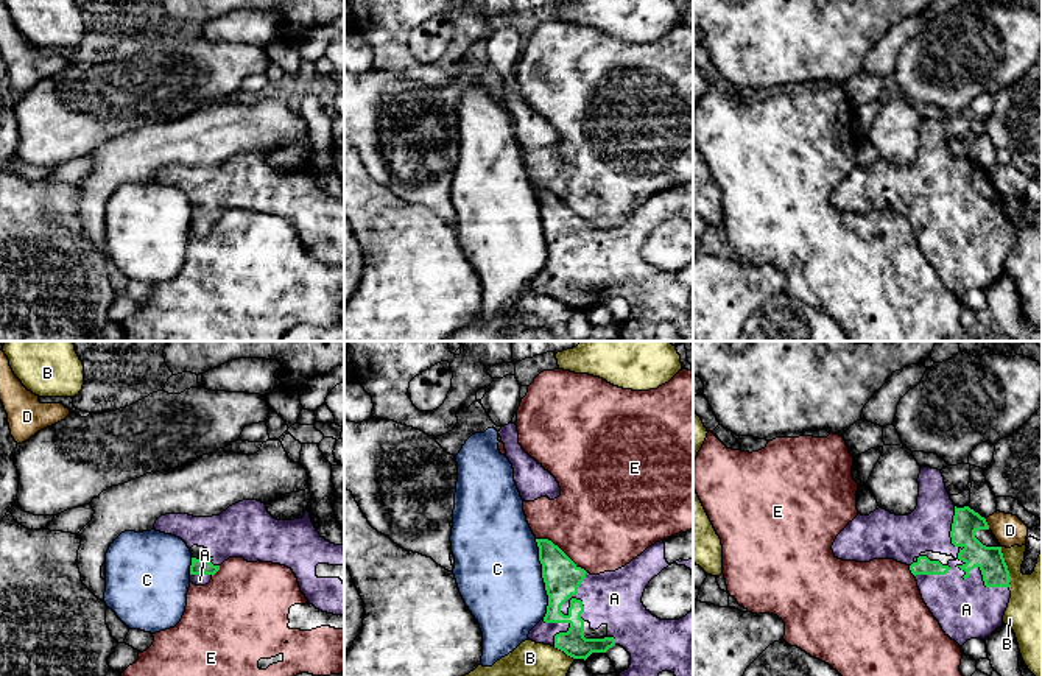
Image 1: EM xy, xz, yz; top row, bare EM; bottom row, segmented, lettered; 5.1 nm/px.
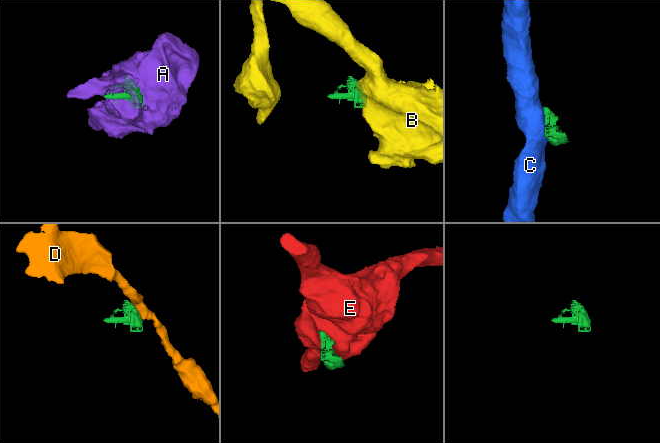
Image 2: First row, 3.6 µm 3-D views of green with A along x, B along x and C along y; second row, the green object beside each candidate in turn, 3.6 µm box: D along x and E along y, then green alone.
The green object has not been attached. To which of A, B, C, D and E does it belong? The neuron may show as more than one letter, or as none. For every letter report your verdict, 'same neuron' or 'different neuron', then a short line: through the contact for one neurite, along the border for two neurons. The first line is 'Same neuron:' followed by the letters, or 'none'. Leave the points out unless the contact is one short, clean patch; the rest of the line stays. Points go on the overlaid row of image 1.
Same neuron: A
A: same neuron
B: different neuron; line yz (1000, 545), (1011, 589)
C: different neuron; line xz (535, 539), (539, 549), (541, 577), (547, 595), (544, 619)
D: different neuron; line yz (985, 519), (989, 528)
E: different neuron; line xz (536, 538), (552, 541), (586, 570)

